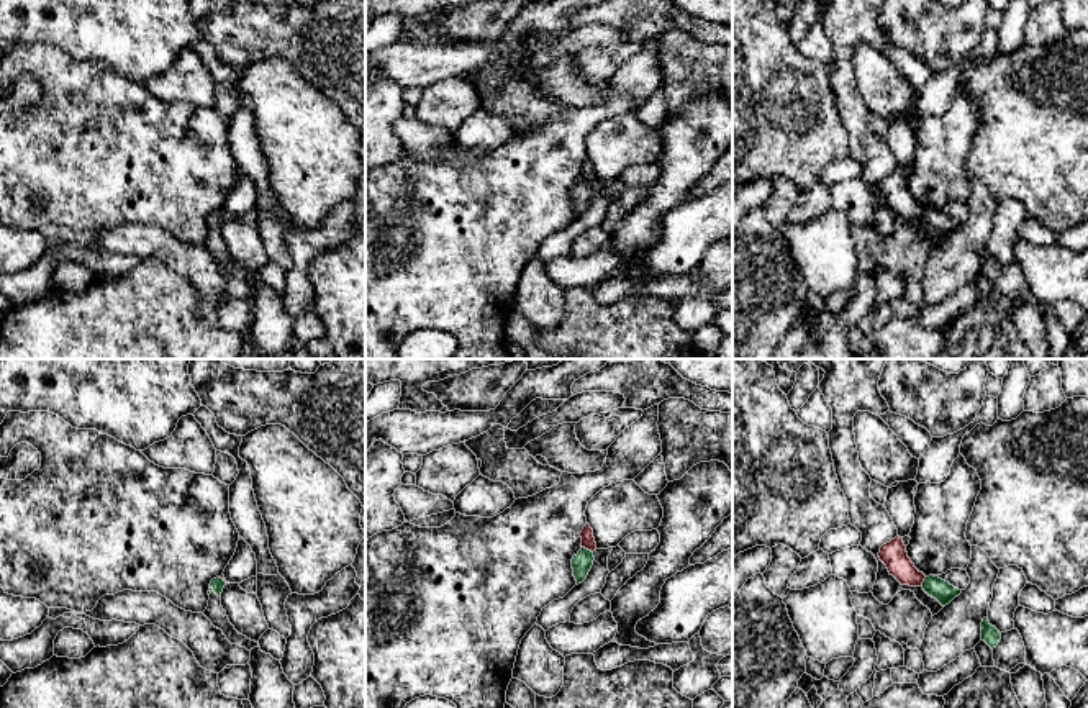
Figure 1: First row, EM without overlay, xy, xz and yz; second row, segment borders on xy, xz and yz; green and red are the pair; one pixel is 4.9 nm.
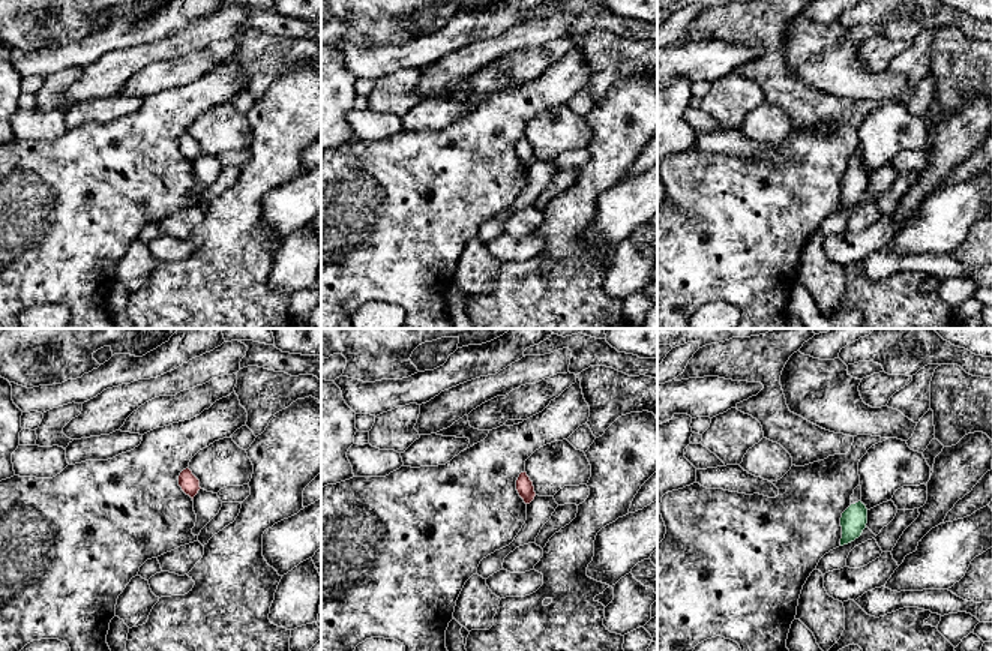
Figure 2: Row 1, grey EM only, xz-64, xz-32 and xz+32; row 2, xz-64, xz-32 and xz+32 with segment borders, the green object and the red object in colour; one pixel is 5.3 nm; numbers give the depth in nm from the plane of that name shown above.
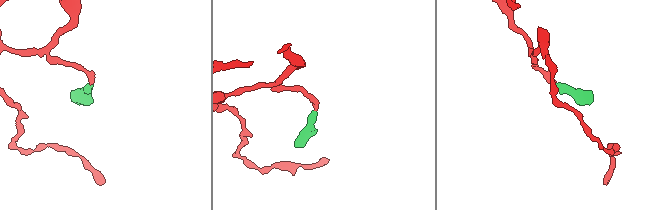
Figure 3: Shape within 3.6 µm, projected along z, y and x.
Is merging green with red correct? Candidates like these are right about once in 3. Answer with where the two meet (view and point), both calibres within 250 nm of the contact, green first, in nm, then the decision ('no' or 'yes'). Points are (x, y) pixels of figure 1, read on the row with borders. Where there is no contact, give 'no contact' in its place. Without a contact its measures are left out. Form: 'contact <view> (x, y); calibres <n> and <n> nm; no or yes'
contact xz (587, 549); calibres 100 and 70 nm; no

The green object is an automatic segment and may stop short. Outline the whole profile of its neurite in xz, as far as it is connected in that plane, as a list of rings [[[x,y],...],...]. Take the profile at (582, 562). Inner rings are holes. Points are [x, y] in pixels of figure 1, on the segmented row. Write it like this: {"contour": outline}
{"contour": [[[582,547],[577,556],[573,556],[572,569],[573,569],[573,577],[577,580],[577,585],[587,579],[593,565],[593,560],[595,560],[593,552],[585,547]]]}

